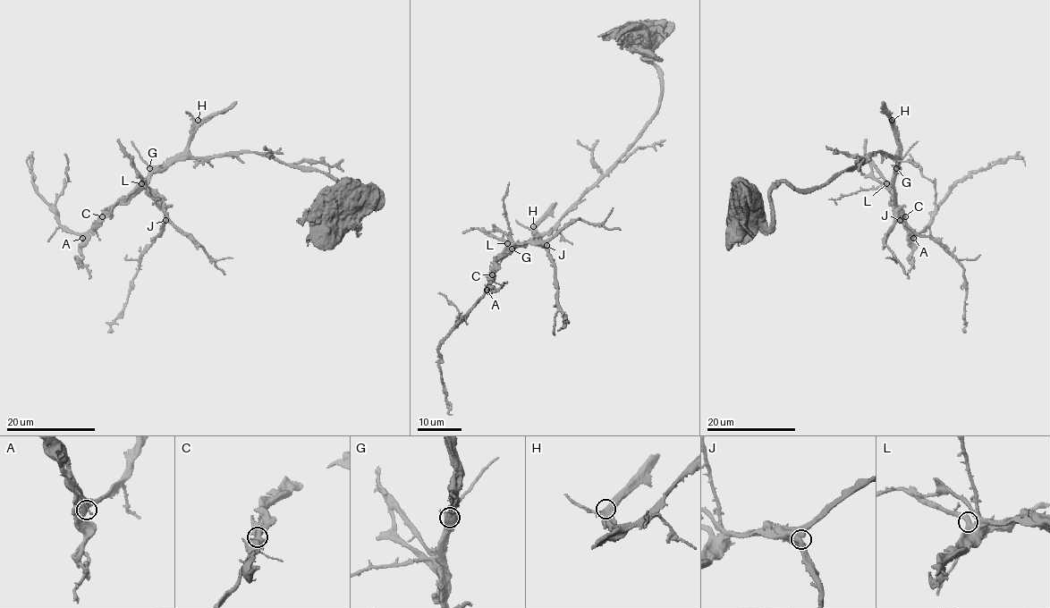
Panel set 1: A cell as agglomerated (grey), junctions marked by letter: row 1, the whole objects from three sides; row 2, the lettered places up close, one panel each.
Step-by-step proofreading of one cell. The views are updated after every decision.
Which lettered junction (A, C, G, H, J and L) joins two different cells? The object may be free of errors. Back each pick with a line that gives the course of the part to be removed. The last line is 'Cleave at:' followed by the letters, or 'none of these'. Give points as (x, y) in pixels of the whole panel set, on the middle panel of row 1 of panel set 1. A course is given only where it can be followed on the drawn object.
Cleave at: none of these

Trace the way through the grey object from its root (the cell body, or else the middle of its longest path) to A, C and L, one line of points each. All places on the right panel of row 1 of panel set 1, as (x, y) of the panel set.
A: (745, 197), (768, 227), (782, 182), (817, 189), (886, 152), (897, 156), (892, 198), (913, 238)
C: (745, 197), (768, 227), (782, 182), (817, 189), (886, 152), (897, 156), (890, 188), (904, 215)
L: (745, 197), (743, 206), (768, 227), (770, 192), (782, 182), (817, 189), (875, 152), (897, 156), (886, 183)

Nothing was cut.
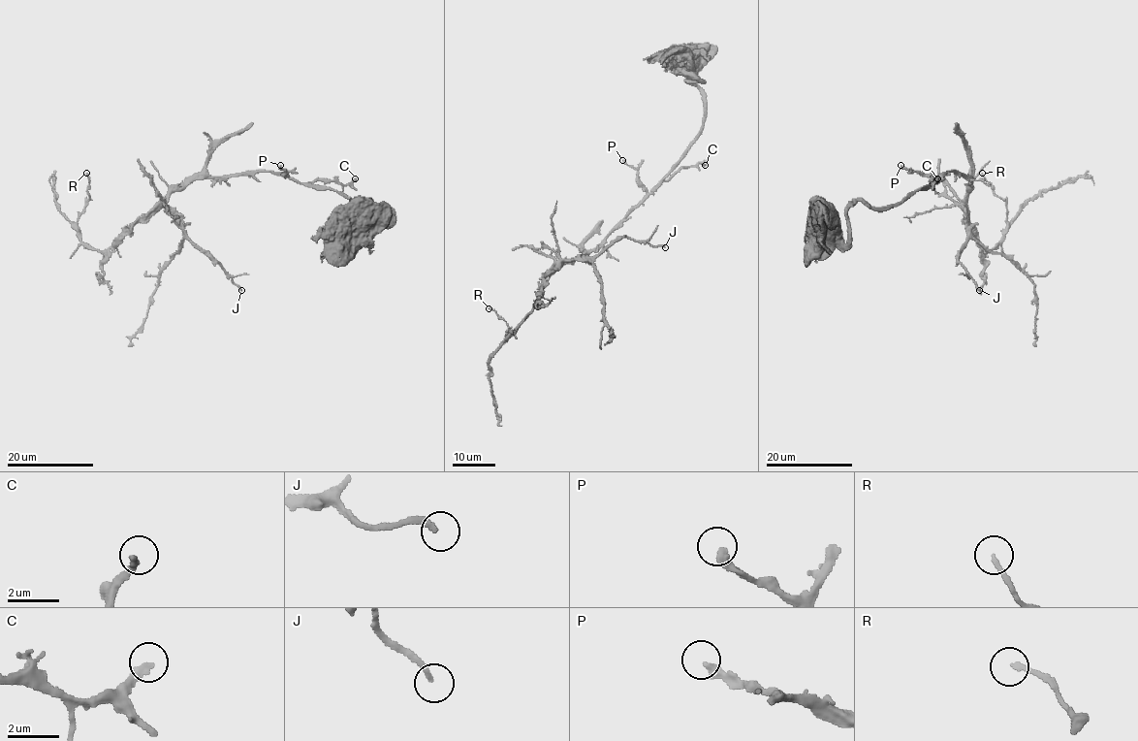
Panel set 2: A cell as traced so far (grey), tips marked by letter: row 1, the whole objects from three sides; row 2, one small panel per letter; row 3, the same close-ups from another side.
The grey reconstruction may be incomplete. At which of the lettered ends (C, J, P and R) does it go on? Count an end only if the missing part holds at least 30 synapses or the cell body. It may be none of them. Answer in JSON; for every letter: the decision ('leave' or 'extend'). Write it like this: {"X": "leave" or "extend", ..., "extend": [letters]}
{"C": "leave", "J": "leave", "P": "leave", "R": "leave", "extend": []}

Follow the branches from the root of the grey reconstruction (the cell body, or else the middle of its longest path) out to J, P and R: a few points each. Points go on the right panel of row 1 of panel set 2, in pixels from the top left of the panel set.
J: (822, 215), (845, 243), (858, 201), (893, 208), (945, 173), (969, 177), (958, 259), (979, 290)
P: (822, 215), (820, 225), (845, 243), (847, 210), (858, 201), (893, 208), (940, 177), (900, 165)
R: (822, 215), (845, 243), (858, 201), (893, 208), (960, 172), (992, 250), (1008, 213), (982, 173)

